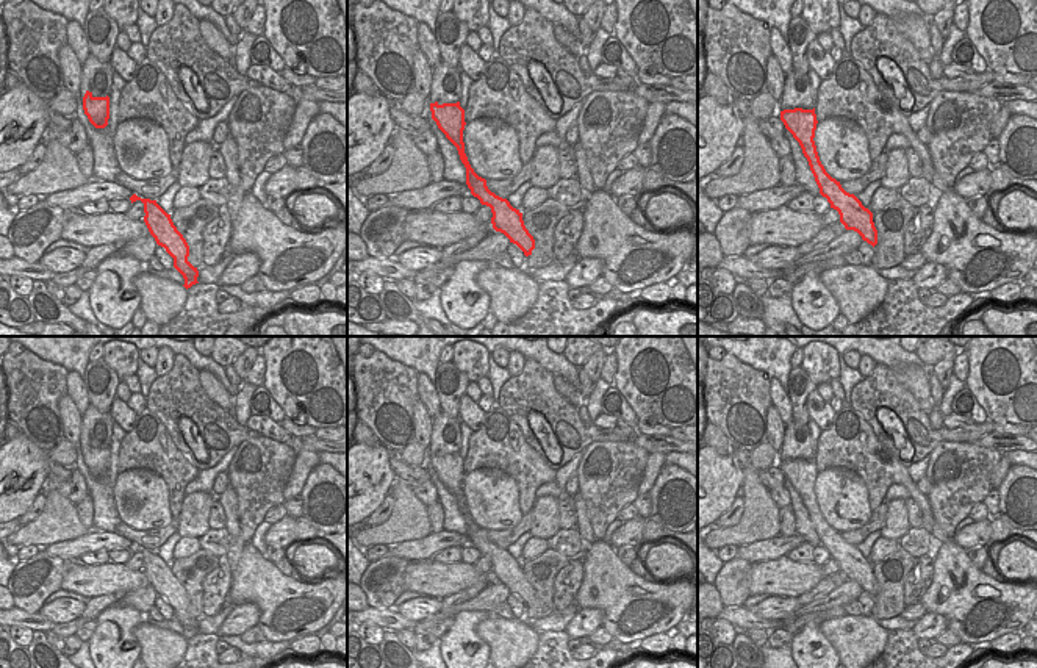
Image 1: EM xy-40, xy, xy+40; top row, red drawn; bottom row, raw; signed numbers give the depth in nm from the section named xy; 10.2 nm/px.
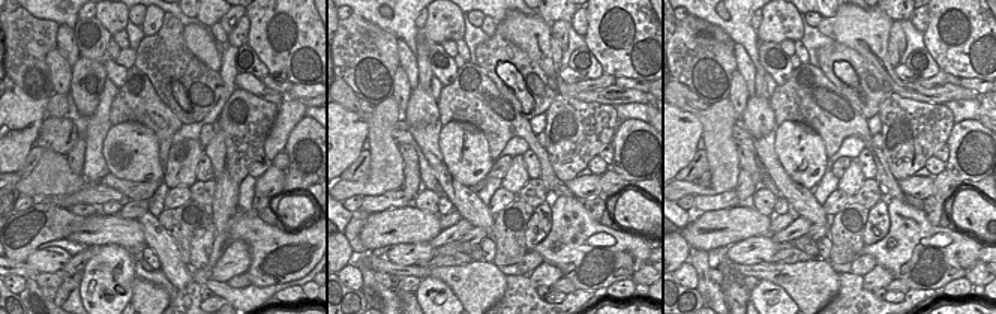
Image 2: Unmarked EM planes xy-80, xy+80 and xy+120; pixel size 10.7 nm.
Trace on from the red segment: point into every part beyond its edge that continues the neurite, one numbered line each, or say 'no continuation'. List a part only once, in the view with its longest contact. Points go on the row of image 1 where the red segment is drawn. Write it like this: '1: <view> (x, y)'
1: xy+40 (796, 88)

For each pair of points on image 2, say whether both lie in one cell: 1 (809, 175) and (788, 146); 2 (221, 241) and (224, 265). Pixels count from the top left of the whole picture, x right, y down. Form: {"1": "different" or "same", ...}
{"1": "same", "2": "different"}

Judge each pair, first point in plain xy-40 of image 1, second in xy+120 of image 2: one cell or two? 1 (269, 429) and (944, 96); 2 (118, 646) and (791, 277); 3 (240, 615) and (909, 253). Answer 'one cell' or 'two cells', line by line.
1: two cells
2: two cells
3: two cells

